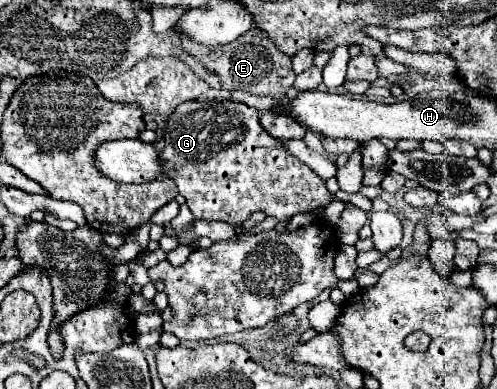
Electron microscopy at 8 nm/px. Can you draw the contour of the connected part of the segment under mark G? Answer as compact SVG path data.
M189 100L179 104L165 122L165 136L159 158L165 164L165 174L177 184L179 194L185 196L195 220L221 220L231 226L243 226L243 222L253 212L263 212L265 216L283 222L295 214L325 208L335 200L335 194L327 190L323 178L319 178L307 164L289 154L281 140L269 136L261 128L257 108L241 102Z

